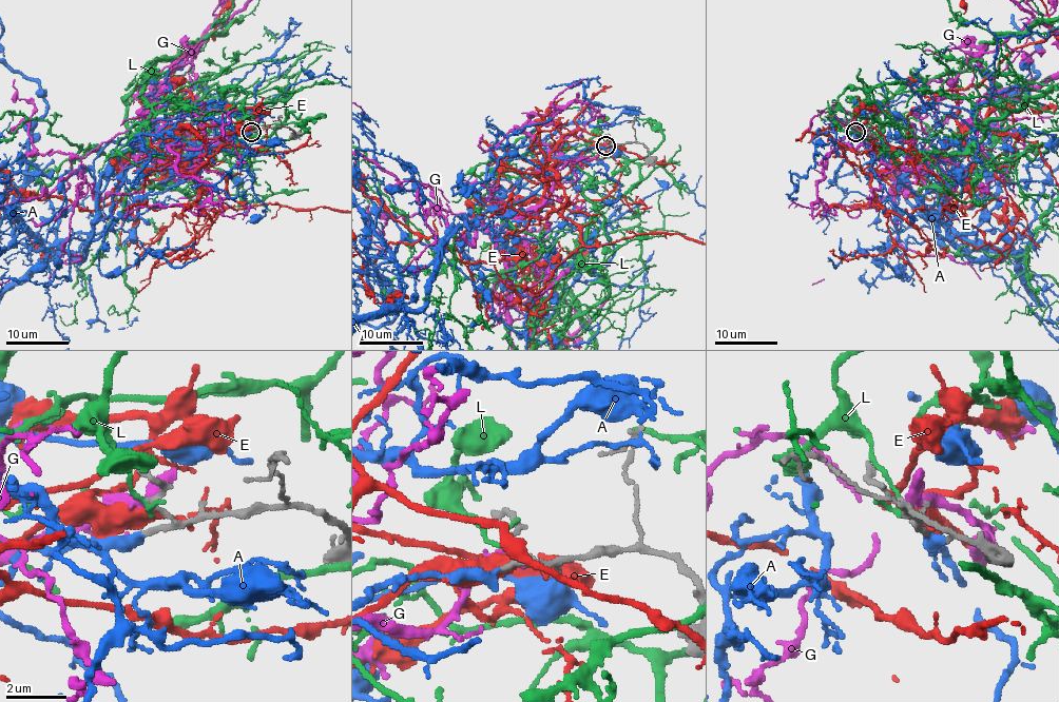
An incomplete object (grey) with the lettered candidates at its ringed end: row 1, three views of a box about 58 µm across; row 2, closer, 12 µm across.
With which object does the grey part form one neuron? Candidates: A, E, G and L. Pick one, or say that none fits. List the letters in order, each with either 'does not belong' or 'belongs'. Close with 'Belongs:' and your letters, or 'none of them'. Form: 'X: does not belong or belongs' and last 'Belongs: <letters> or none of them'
A: belongs
E: does not belong
G: does not belong
L: does not belong
Belongs: A

